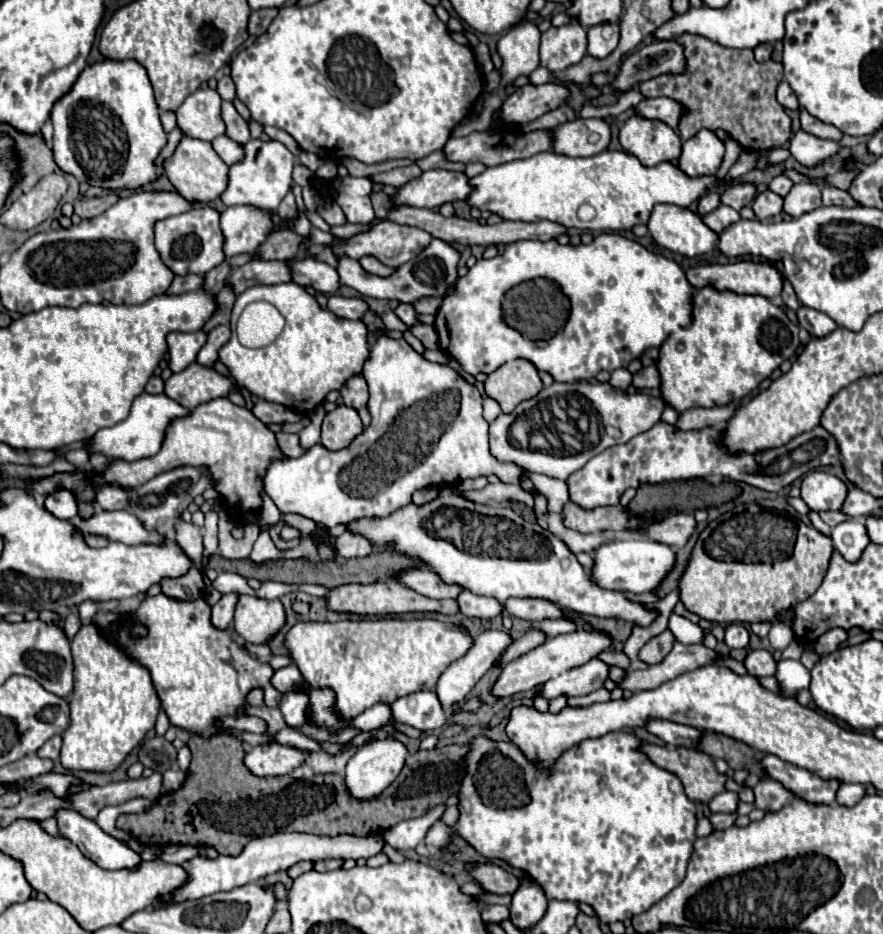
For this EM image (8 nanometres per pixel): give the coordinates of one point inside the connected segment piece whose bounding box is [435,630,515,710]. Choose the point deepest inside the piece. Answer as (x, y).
(454, 684)

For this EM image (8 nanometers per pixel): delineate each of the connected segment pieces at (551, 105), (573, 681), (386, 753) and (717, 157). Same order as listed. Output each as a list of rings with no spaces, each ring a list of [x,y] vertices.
[[[553,82],[541,84],[541,86],[527,84],[523,88],[517,88],[513,94],[509,94],[503,100],[499,108],[499,118],[507,124],[521,126],[565,104],[567,96],[569,96],[567,88]]]
[[[591,660],[579,668],[573,668],[571,672],[563,672],[561,676],[549,680],[547,684],[541,684],[535,696],[541,696],[545,700],[553,700],[559,696],[571,698],[571,696],[585,696],[589,692],[595,692],[603,686],[603,682],[607,680],[607,664],[601,660]]]
[[[385,738],[385,740],[375,740],[371,744],[365,744],[361,750],[355,752],[355,756],[347,764],[345,784],[351,792],[351,796],[361,802],[377,798],[399,776],[403,764],[405,764],[405,756],[407,756],[405,746],[401,742],[397,742],[395,738]]]
[[[699,132],[691,140],[683,142],[683,154],[679,158],[679,168],[691,176],[709,176],[717,174],[721,162],[723,162],[723,142],[713,132]]]

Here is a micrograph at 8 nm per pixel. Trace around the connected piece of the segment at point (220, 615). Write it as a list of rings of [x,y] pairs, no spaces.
[[[229,592],[221,596],[221,600],[213,606],[213,616],[211,616],[211,622],[215,624],[215,628],[225,630],[233,622],[233,612],[235,612],[237,602],[239,602],[237,592]]]

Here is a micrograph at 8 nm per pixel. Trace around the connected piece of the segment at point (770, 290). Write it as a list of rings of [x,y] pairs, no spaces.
[[[737,262],[737,264],[709,264],[709,266],[697,266],[687,270],[687,280],[693,288],[705,288],[713,286],[719,292],[737,292],[737,294],[759,294],[765,298],[775,298],[781,294],[783,288],[783,276],[771,266],[771,264],[755,264],[755,262]]]

